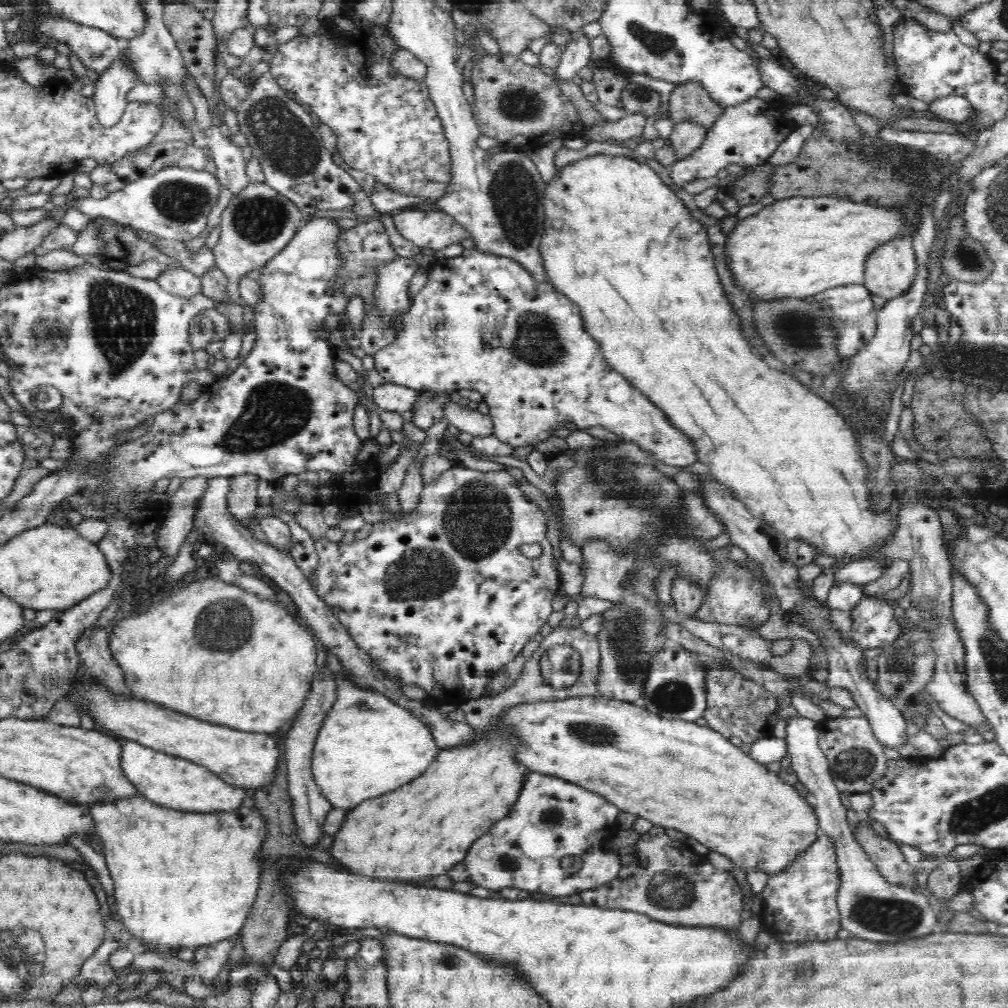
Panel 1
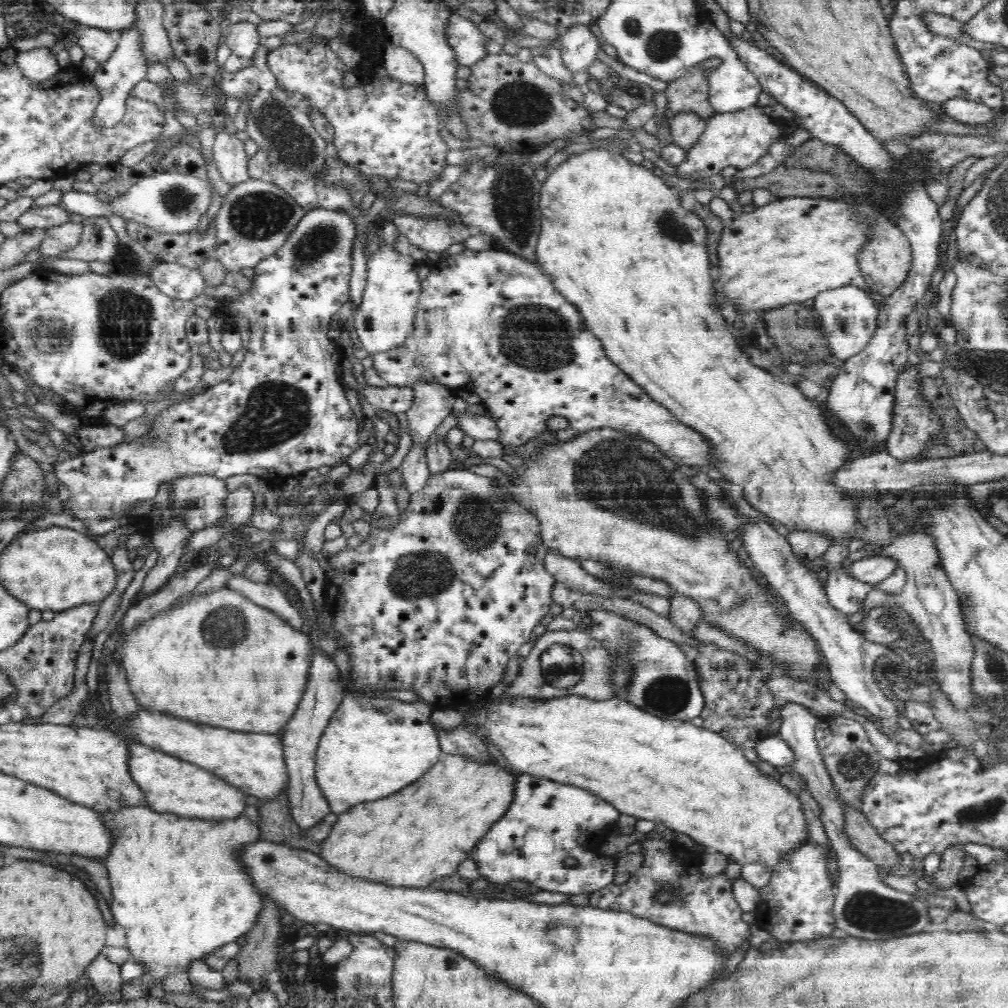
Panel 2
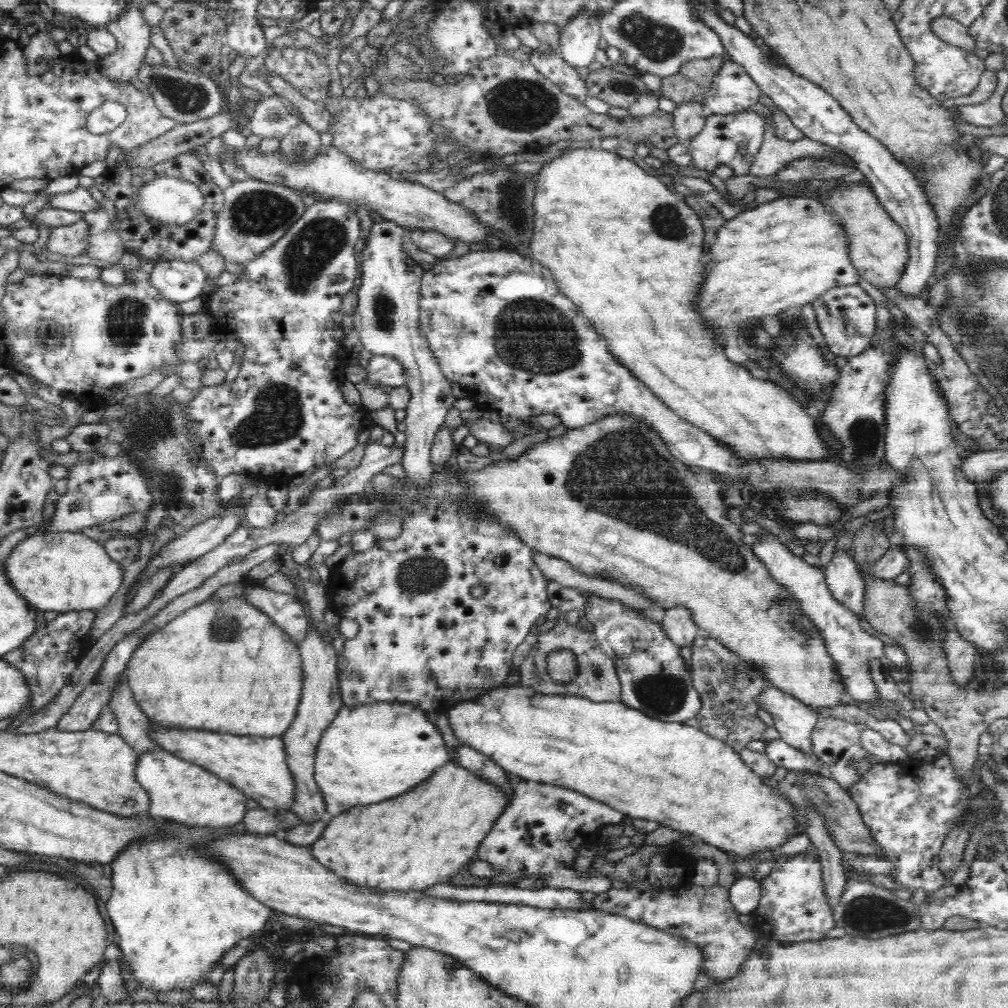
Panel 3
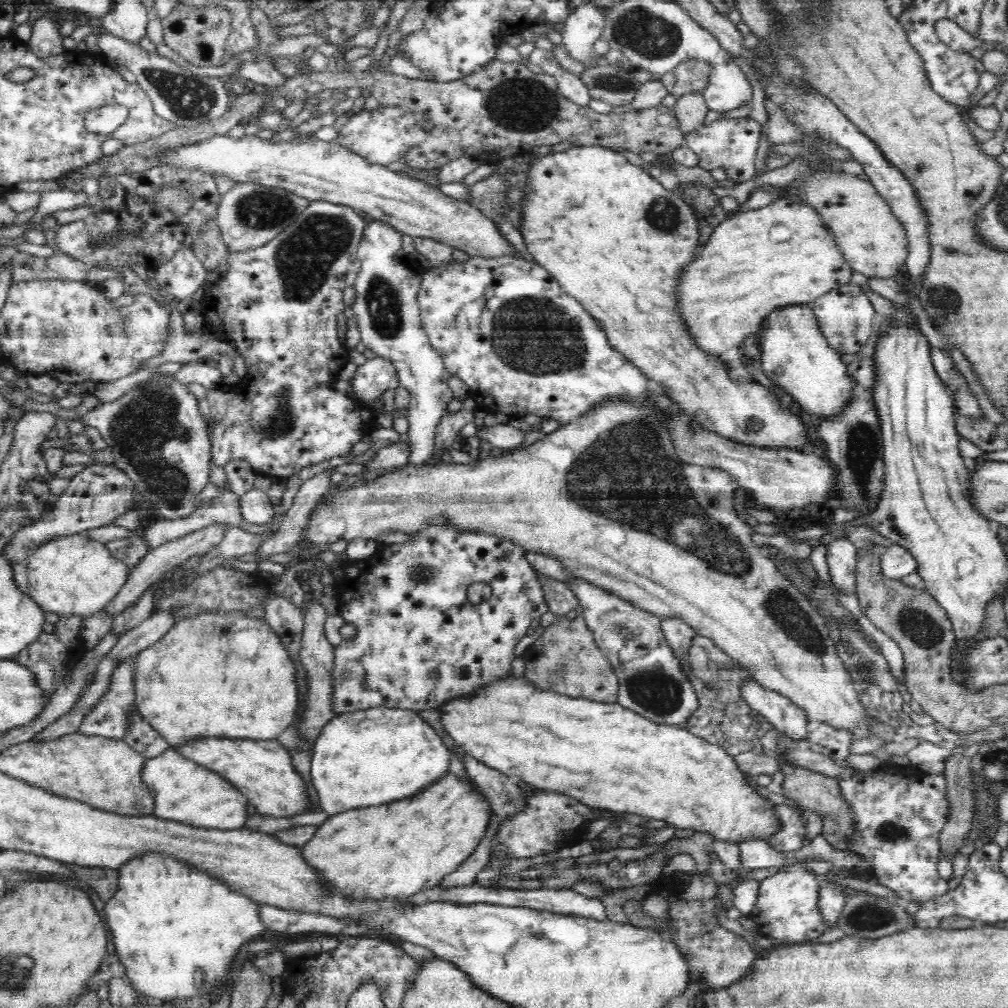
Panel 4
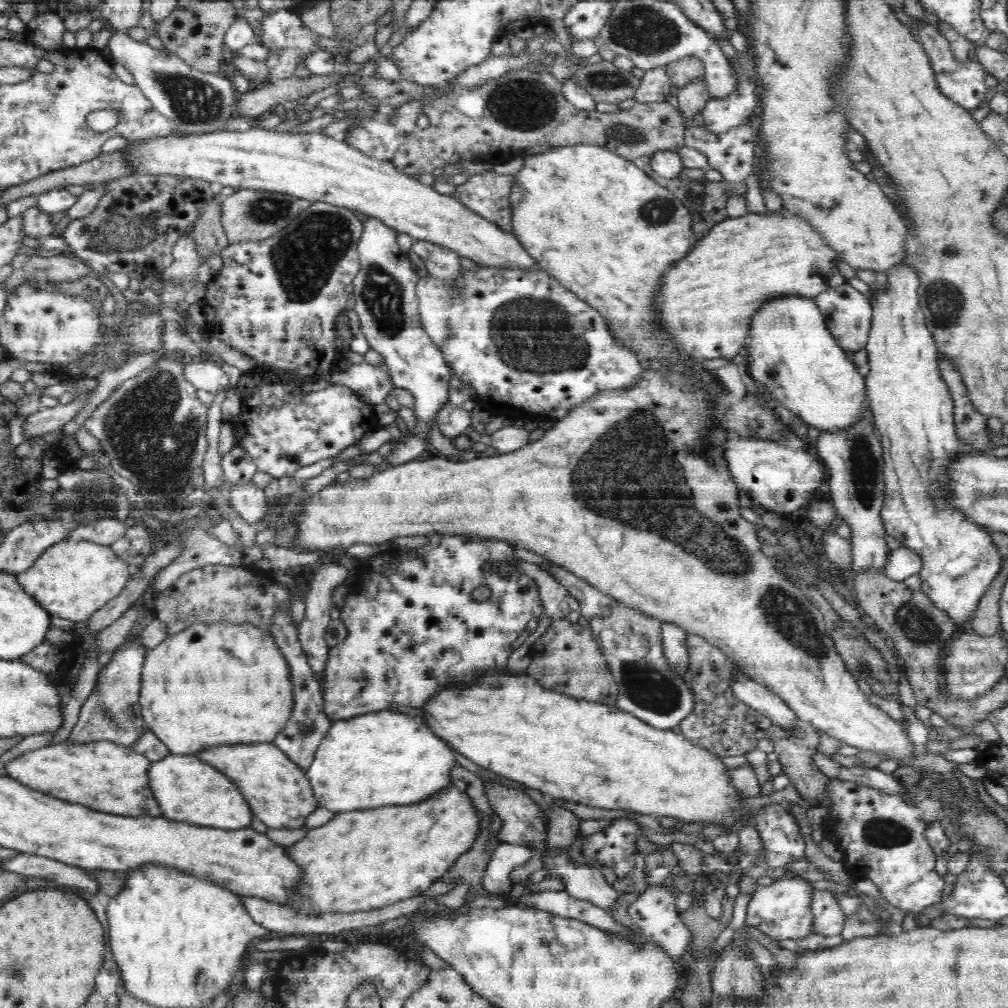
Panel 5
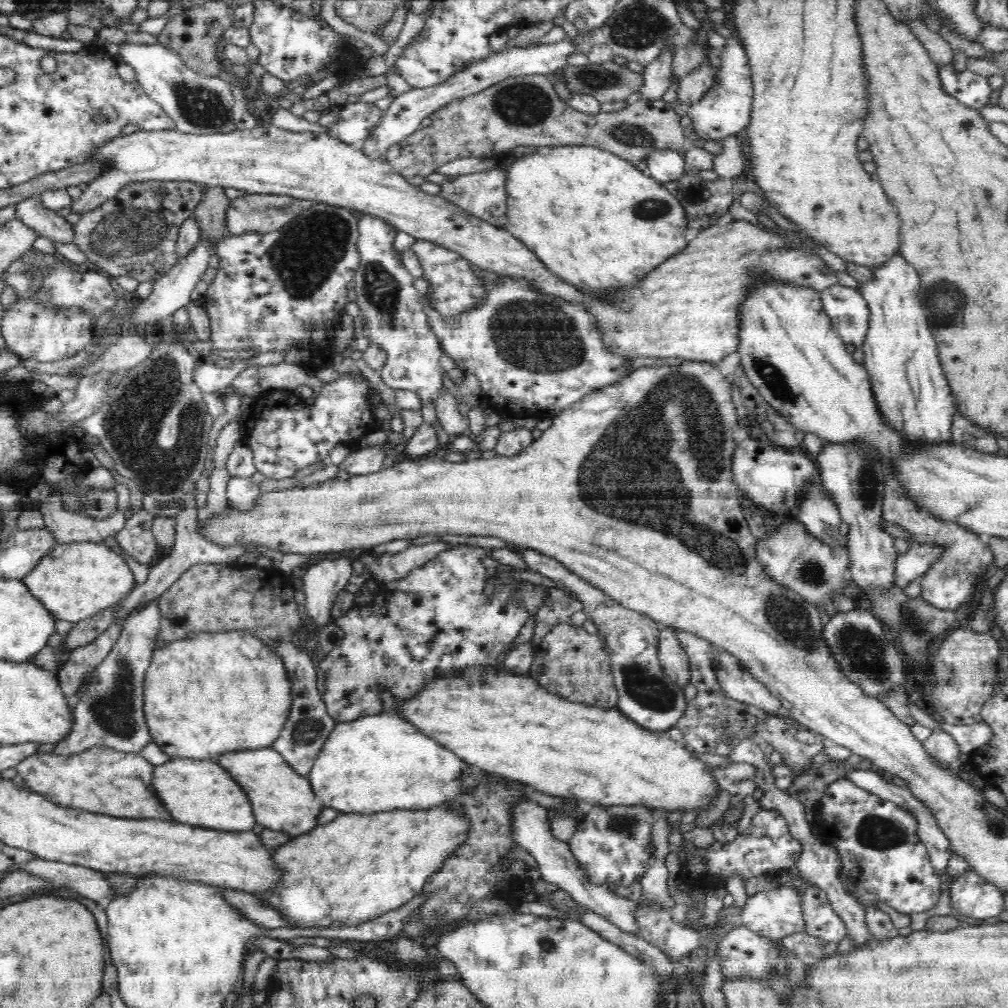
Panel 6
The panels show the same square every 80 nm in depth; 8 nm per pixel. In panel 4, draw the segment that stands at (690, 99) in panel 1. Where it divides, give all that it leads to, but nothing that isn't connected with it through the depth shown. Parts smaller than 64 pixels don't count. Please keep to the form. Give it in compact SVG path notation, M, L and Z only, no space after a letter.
M686 60L672 71L660 76L668 94L682 96L687 92L703 91L709 83L710 66L706 61Z

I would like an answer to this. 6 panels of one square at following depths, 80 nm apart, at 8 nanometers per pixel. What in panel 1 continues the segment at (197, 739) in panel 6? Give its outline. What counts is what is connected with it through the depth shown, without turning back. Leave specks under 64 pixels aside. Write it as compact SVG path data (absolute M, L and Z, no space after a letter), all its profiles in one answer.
M208 578L208 580L202 580L202 582L194 582L194 584L190 582L184 588L178 588L174 591L176 591L174 596L164 598L162 602L154 604L148 612L134 614L130 618L120 620L118 626L112 632L110 650L124 673L126 684L131 693L140 697L140 700L150 700L154 704L165 706L174 712L184 713L186 716L196 717L198 720L208 721L212 724L228 726L237 731L269 734L275 732L278 728L282 730L286 721L295 718L298 710L304 706L304 701L311 692L312 683L315 682L316 671L320 670L320 664L316 662L320 652L316 651L316 642L314 642L314 634L311 630L301 623L297 615L285 603L264 600L263 597L256 596L254 592L248 592L247 589L240 588L239 585L226 584L226 581L220 582L220 580Z

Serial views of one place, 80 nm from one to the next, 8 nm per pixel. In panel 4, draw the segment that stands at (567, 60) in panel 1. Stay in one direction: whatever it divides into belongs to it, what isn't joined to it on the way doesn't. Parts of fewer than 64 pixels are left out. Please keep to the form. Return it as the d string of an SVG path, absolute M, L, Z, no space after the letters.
M584 3L568 16L561 32L562 45L574 60L589 64L594 59L594 42L601 37L607 12L594 4Z

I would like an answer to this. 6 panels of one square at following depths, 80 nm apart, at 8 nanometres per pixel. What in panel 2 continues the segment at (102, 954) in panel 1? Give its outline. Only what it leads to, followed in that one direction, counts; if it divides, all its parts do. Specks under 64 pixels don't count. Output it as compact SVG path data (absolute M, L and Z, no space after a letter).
M98 954L87 967L84 976L88 977L98 993L104 992L111 999L117 999L118 992L111 991L116 988L121 979L121 966L113 964L105 955Z

